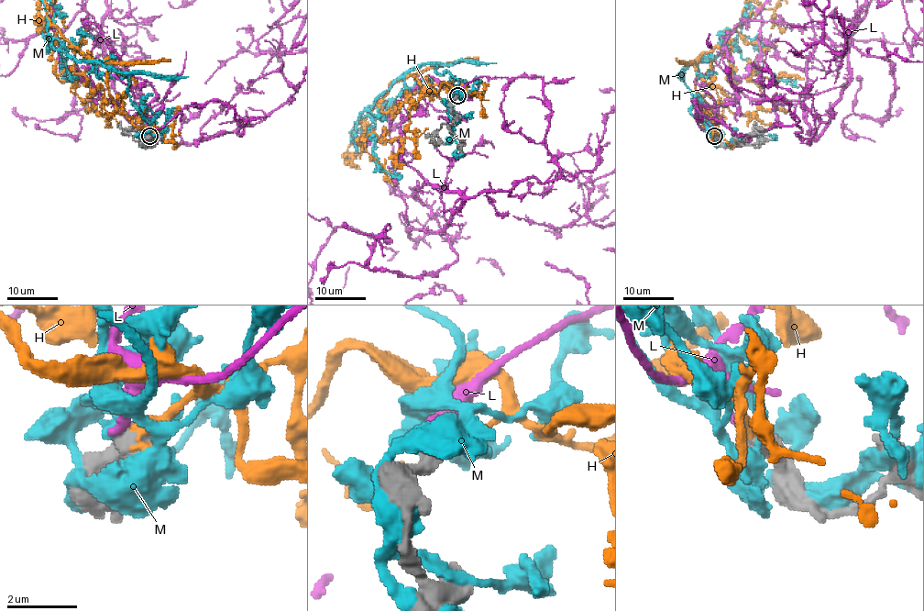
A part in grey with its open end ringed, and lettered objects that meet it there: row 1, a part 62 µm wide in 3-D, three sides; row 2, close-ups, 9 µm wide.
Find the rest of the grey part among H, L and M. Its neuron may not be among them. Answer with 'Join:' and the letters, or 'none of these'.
Join: H

